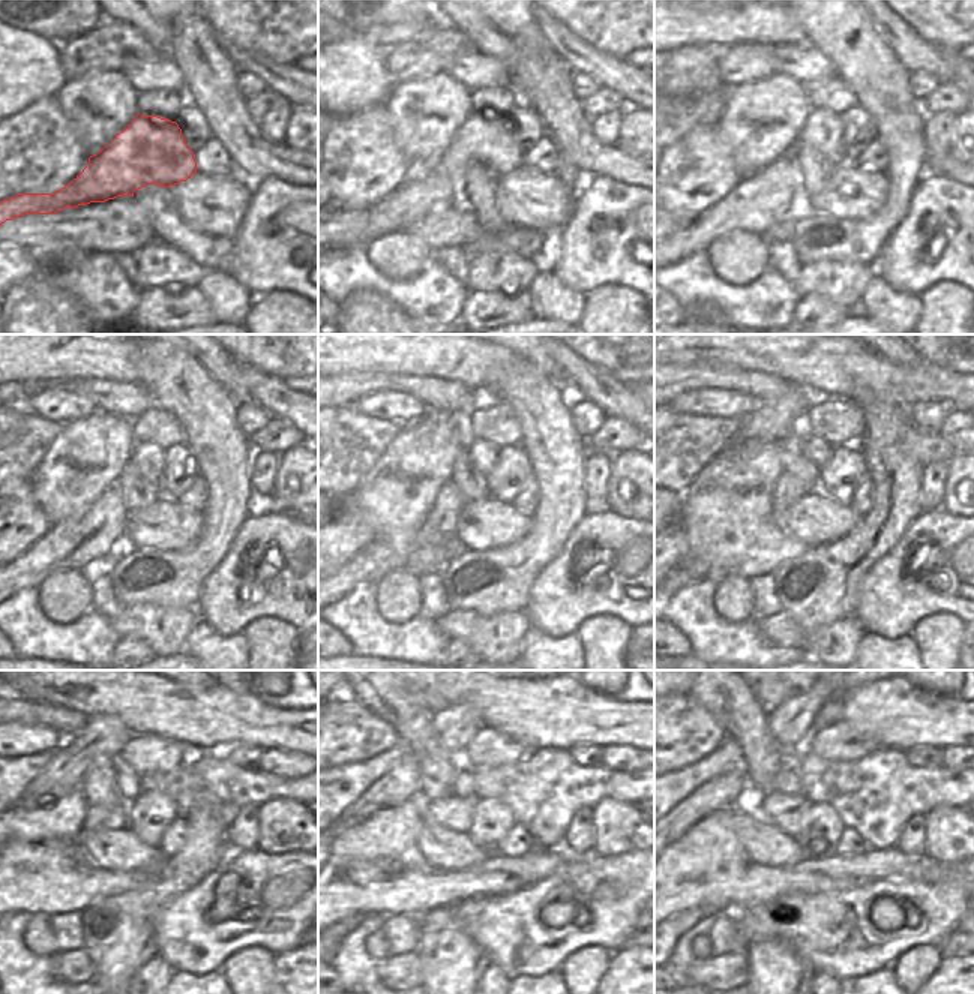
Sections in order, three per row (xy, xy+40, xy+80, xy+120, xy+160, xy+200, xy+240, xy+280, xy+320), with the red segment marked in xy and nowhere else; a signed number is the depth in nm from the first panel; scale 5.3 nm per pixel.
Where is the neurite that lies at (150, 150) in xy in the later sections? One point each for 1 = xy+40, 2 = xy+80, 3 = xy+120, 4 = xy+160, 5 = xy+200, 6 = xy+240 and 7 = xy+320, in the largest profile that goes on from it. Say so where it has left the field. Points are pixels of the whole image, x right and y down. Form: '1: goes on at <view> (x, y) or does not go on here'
1: goes on at xy+40 (490, 140)
2: goes on at xy+80 (821, 129)
3: goes on at xy+120 (147, 458)
4: goes on at xy+160 (483, 455)
5: goes on at xy+200 (820, 452)
6: goes on at xy+240 (129, 784)
7: goes on at xy+320 (788, 781)

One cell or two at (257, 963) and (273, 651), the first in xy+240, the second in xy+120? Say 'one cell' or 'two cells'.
one cell

